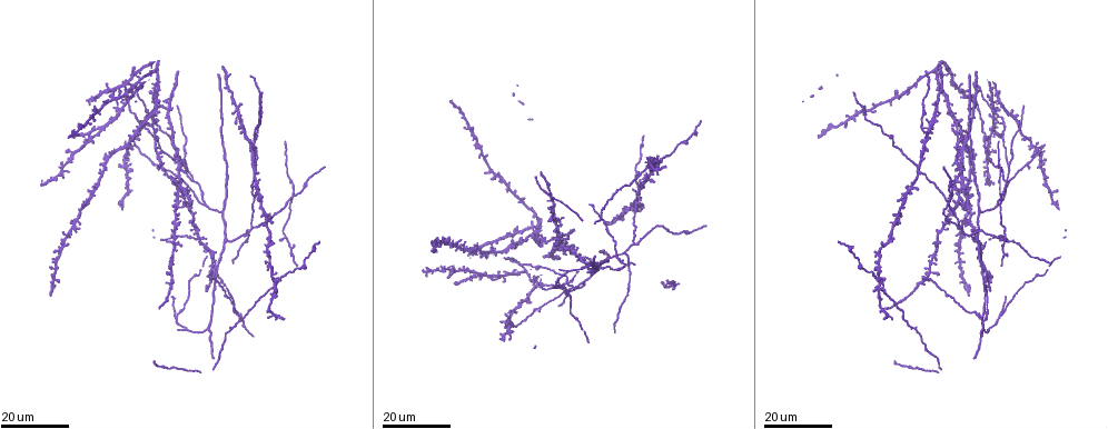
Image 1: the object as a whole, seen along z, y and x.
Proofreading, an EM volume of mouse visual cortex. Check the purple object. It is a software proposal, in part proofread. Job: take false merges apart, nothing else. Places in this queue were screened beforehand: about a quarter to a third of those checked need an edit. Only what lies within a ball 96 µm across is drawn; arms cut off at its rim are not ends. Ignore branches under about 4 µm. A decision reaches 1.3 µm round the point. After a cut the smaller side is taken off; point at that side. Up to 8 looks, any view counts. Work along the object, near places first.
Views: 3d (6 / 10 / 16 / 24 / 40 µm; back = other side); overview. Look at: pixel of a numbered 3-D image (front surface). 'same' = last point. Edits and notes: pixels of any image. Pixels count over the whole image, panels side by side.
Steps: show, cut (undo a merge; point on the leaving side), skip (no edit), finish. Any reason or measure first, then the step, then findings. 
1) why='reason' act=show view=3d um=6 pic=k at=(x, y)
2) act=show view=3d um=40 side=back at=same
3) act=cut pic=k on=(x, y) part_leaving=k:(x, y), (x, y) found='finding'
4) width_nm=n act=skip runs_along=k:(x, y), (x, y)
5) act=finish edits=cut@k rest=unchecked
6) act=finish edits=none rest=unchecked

why='three arms meet' act=show view=3d um=24 pic=1 at=(1004, 237)

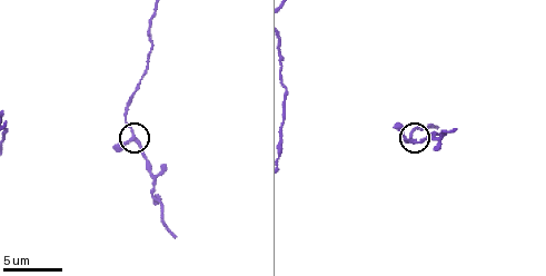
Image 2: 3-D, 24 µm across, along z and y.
why='closer look' act=show view=3d um=10 pic=2 at=(413, 142)

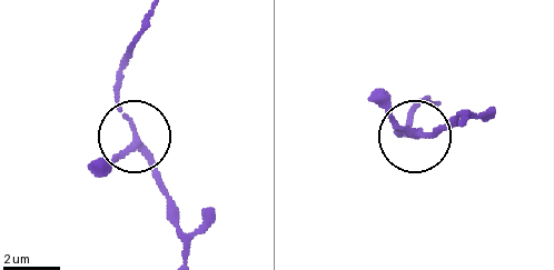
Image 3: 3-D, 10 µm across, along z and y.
width_nm=160 act=skip found='all the same neuron'

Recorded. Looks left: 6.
why='three-way junction' act=show view=3d um=24 pic=1 at=(1005, 179)

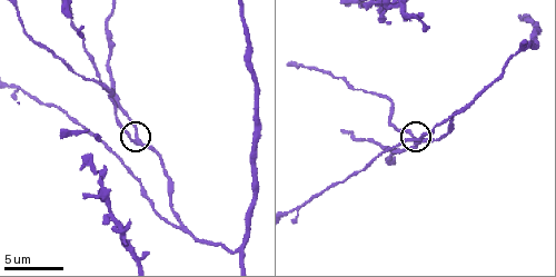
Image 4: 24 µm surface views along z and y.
act=show view=3d um=6 pic=4 at=(138, 141)

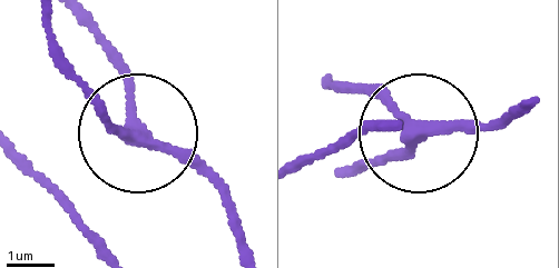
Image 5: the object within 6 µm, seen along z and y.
side_arm_um=44 act=skip runs_along=5:(243, 248), (219, 188), (68, 73) found='one neuron here'

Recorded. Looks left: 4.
why='a fork' act=show view=3d um=24 pic=1 at=(984, 323)

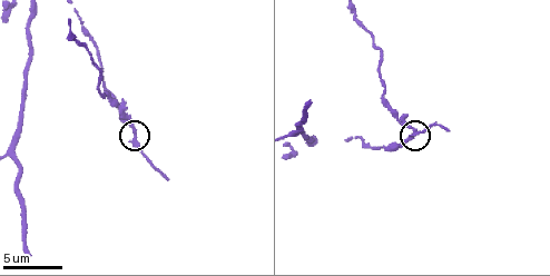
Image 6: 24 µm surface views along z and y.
why='closer look' act=show view=3d um=10 pic=6 at=(136, 131)

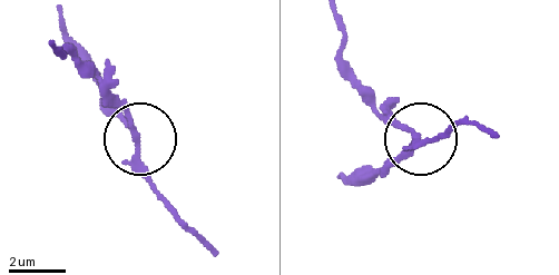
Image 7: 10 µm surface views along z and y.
act=show view=3d um=10 side=back pic=7 at=(417, 135)

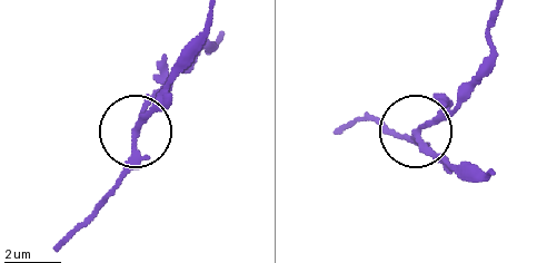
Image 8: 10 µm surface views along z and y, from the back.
side_arm_um=6 act=cut pic=8 on=(448, 108) part_leaving=8:(417, 128), (487, 62), (494, 12) found='a second neuron is stuck on'

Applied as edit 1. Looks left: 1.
act=finish edits=cut@8 rest=unchecked

